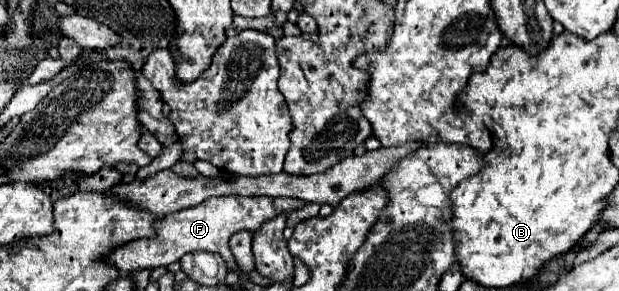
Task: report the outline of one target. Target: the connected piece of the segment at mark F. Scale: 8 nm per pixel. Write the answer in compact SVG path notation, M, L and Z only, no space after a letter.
M214 196L208 198L206 202L182 210L182 212L174 212L174 214L166 214L154 228L156 228L156 238L140 238L140 240L132 240L130 244L124 244L120 248L116 248L110 254L110 262L122 270L122 272L132 272L132 270L142 270L142 268L158 268L158 266L168 266L172 262L178 262L184 254L188 252L198 252L198 250L206 250L206 252L218 252L224 256L224 260L228 262L228 268L236 268L234 256L228 248L228 240L232 234L248 230L254 232L258 230L264 222L268 222L270 218L284 214L284 212L292 212L292 210L300 210L306 202L298 200L298 198L270 198L270 196Z

